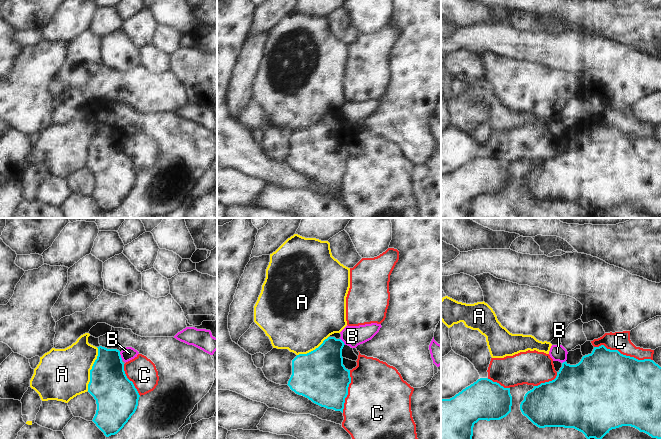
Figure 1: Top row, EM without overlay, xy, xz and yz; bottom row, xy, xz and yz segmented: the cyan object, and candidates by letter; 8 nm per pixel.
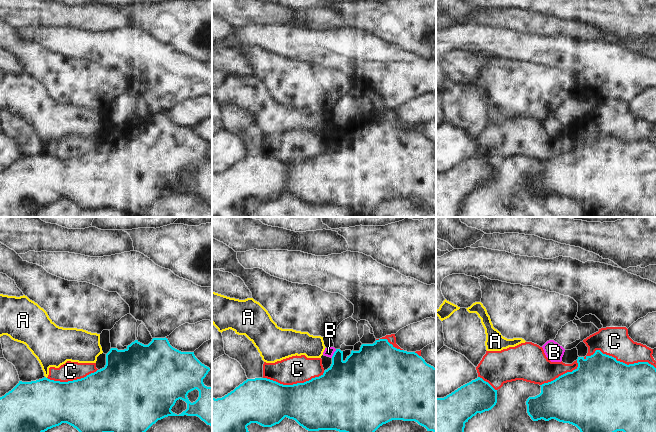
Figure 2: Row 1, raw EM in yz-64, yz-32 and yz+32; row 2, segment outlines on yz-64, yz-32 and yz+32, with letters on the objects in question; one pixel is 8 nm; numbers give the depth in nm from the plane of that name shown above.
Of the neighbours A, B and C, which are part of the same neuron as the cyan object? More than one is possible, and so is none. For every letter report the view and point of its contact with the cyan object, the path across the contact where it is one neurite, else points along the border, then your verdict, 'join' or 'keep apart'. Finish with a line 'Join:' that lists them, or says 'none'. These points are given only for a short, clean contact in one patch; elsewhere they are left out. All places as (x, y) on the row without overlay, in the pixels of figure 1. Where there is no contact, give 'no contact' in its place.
A: meets cyan in xy at (91, 145); keep apart
B: meets cyan in xy at (120, 132); border along xy (119, 128), (122, 135); keep apart
C: meets cyan in yz at (622, 130); keep apart
Join: none

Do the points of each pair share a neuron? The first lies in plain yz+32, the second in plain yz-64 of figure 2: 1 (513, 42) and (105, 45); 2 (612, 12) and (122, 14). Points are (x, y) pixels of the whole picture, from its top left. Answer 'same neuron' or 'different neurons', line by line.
1: same neuron
2: different neurons

